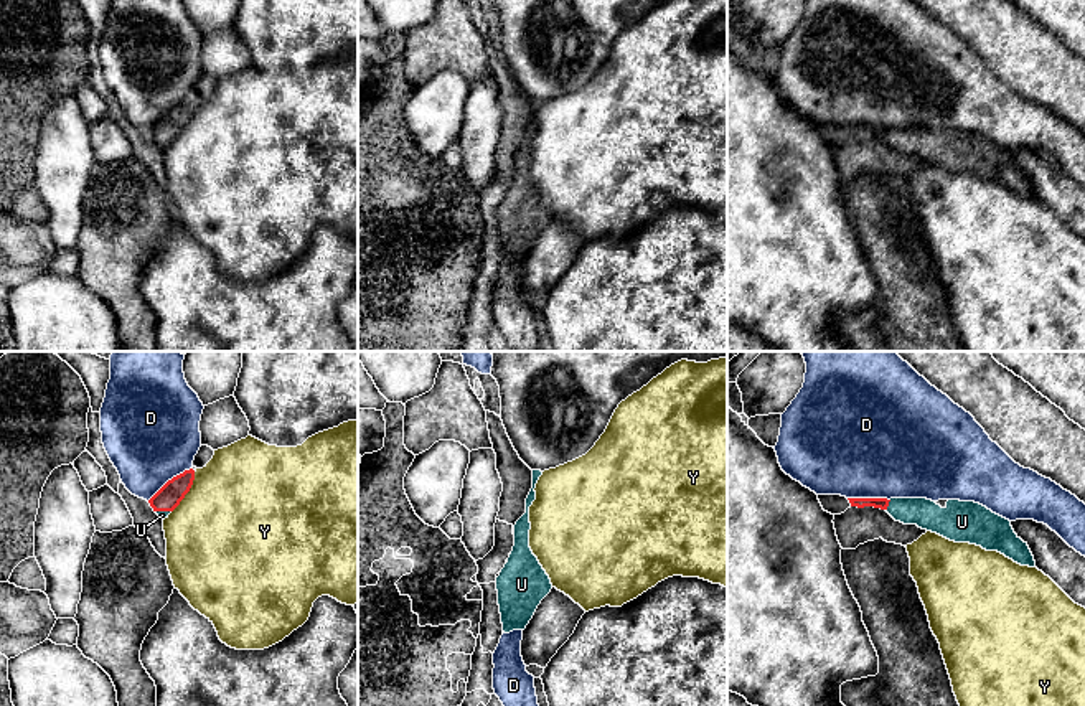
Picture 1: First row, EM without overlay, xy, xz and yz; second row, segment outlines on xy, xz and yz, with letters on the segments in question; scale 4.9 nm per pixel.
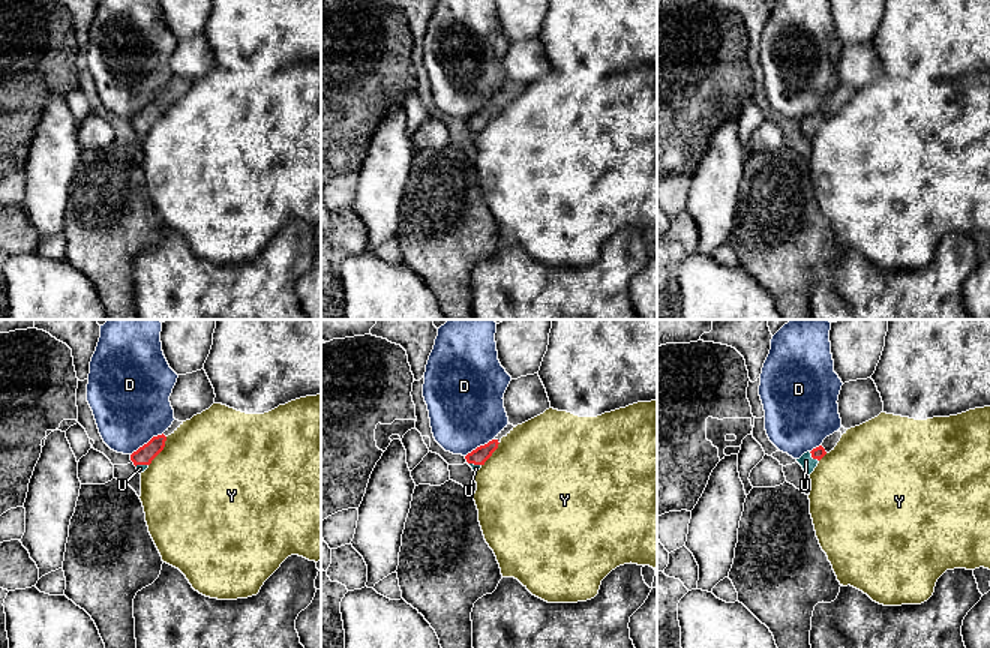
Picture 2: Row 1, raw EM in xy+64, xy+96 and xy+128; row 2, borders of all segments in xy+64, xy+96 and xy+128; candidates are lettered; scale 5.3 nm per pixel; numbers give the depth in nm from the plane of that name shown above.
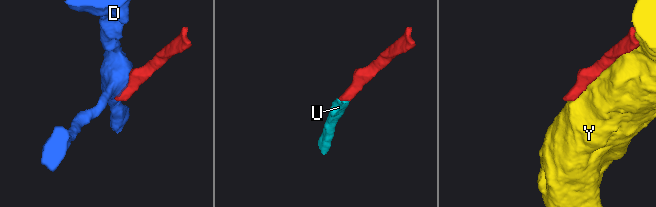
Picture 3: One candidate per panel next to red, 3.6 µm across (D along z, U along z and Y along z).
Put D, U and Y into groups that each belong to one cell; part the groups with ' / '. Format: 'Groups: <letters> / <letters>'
Groups: D / U / Y

